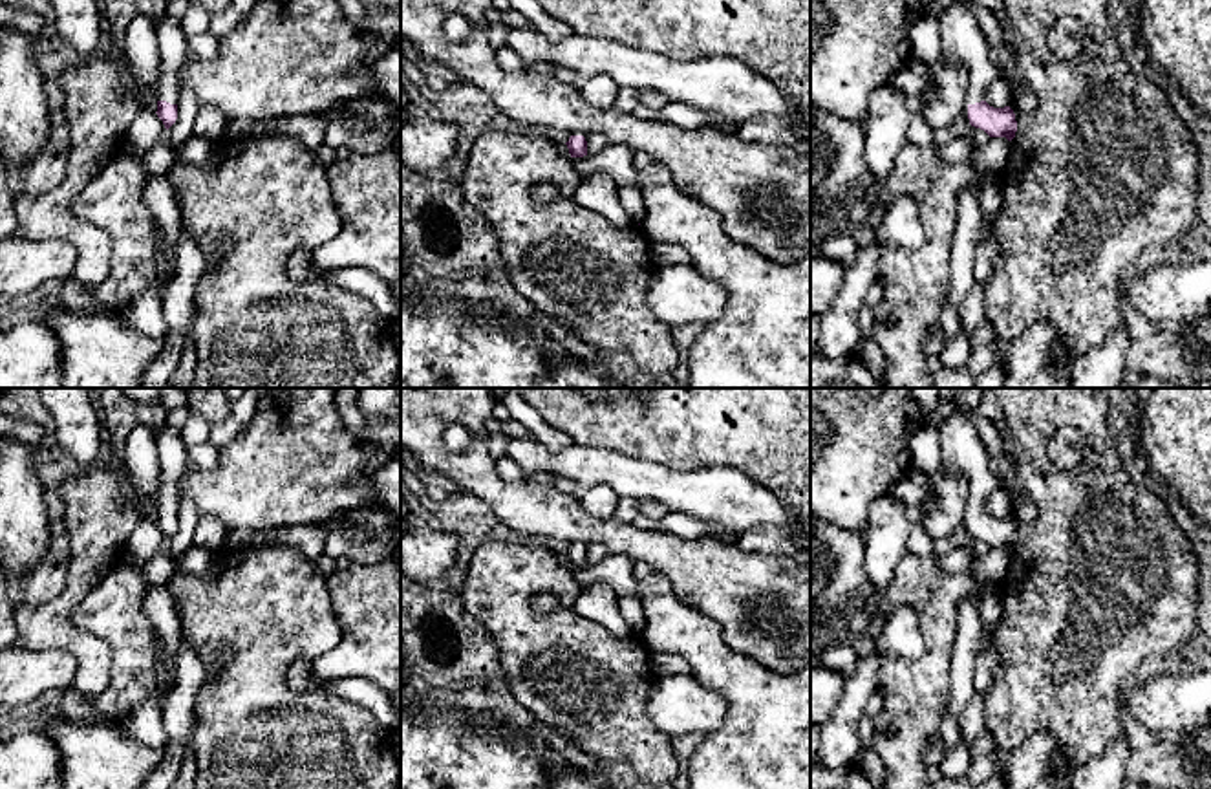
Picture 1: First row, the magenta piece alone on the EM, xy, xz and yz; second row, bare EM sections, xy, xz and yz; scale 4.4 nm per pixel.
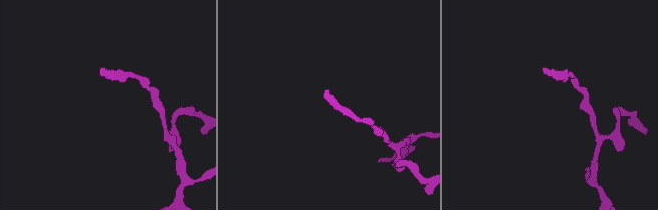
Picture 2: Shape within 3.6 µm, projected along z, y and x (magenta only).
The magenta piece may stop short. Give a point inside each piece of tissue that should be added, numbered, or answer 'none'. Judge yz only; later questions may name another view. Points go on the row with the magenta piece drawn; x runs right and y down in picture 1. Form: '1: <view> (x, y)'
1: yz (963, 39)

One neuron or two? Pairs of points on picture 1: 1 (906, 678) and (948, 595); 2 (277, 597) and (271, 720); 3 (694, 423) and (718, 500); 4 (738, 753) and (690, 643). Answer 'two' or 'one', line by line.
1: one
2: one
3: two
4: one

